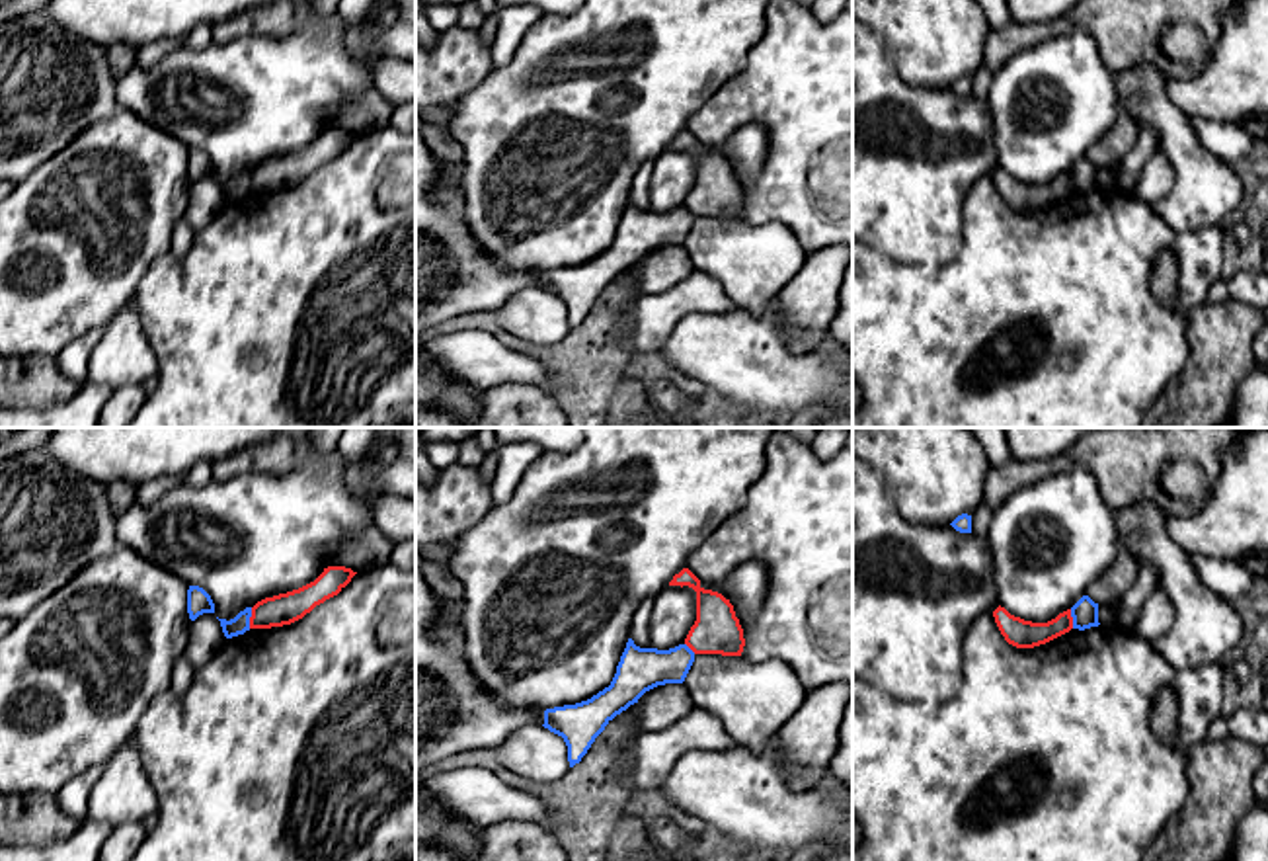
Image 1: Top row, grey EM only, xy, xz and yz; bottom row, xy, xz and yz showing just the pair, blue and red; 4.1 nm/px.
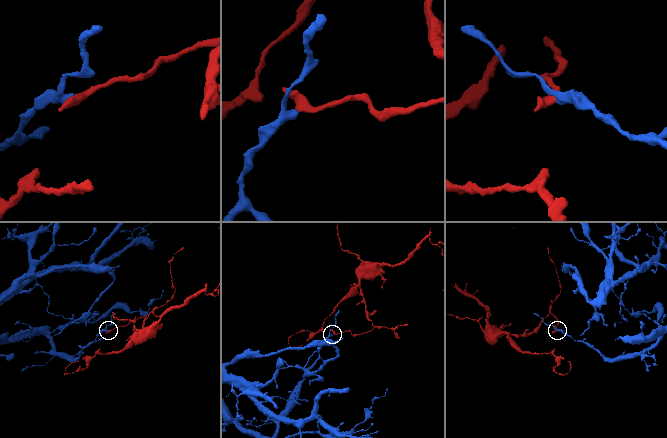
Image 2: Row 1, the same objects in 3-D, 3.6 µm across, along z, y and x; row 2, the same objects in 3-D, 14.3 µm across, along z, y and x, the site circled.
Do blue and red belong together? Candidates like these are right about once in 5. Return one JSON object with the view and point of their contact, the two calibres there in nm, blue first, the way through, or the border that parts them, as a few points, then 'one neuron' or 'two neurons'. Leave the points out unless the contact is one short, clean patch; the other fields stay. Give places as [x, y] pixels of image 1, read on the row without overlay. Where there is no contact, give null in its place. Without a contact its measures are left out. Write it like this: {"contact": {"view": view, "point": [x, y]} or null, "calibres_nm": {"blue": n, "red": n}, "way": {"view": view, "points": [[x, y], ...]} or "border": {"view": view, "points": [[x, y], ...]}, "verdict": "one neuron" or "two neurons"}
{"contact": {"view": "xy", "point": [250, 178]}, "calibres_nm": {"blue": 80, "red": 130}, "border": {"view": "xy", "points": [[252, 170], [248, 190]]}, "verdict": "two neurons"}

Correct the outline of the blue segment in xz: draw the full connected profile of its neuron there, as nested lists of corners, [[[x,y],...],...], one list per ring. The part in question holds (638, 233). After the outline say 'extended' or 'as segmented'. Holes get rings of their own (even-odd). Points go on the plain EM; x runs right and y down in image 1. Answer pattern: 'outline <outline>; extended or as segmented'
outline [[[628,201],[611,248],[587,264],[546,271],[542,289],[564,301],[574,330],[616,277],[657,248],[683,246],[693,225],[694,215],[687,207],[657,213]]]; as segmented

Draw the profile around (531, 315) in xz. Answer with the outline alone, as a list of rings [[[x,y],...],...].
[[[536,287],[517,291],[492,314],[501,332],[531,346],[552,346],[570,332],[564,301]]]

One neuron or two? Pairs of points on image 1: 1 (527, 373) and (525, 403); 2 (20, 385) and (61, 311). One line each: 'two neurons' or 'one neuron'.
1: two neurons
2: two neurons

